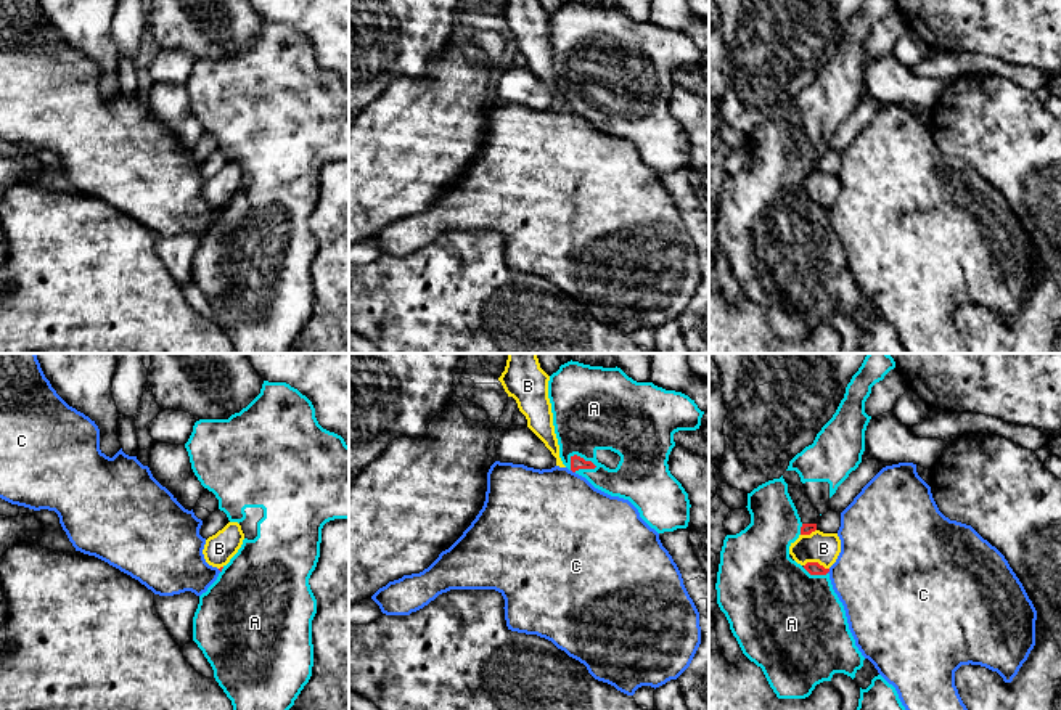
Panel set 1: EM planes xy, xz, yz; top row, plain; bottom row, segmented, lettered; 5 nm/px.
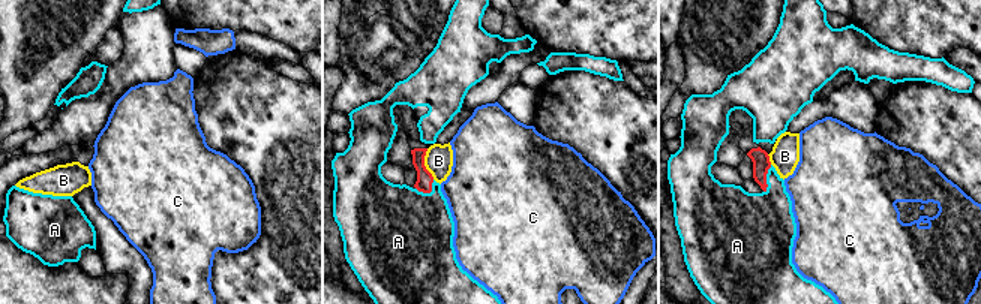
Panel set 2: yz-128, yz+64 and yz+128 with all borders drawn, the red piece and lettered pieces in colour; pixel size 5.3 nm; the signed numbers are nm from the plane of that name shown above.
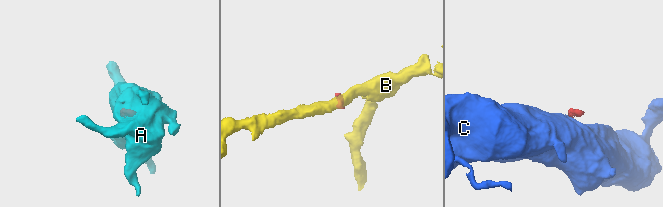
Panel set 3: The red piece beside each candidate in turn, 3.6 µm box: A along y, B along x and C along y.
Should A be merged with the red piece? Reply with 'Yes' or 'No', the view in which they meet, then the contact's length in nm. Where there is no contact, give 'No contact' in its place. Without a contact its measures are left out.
Yes. Touches red in xz. Shared border 150 nm

